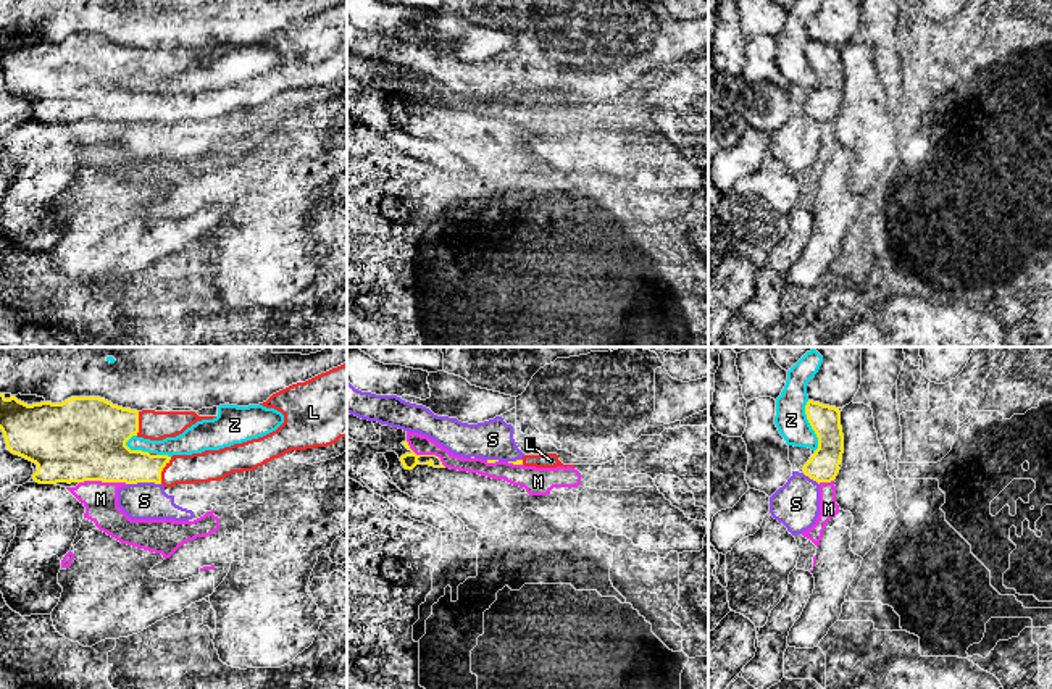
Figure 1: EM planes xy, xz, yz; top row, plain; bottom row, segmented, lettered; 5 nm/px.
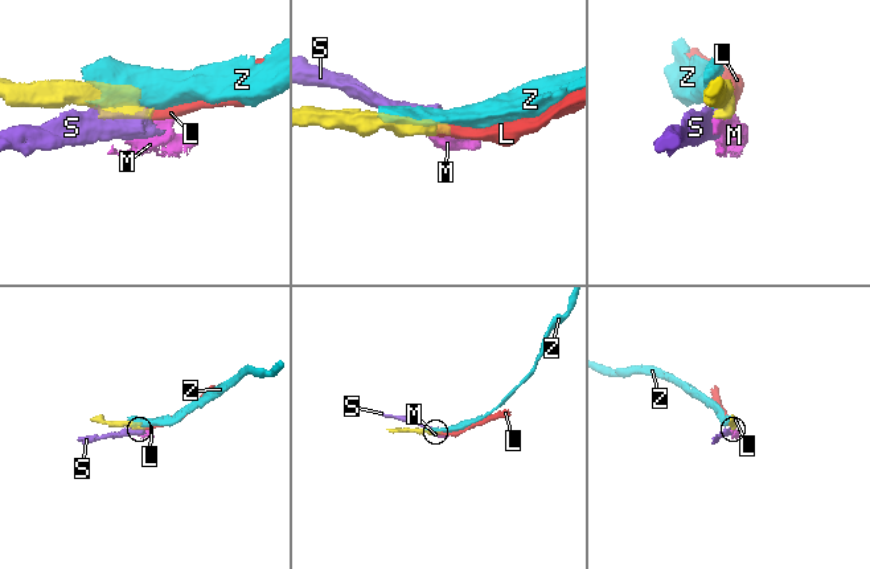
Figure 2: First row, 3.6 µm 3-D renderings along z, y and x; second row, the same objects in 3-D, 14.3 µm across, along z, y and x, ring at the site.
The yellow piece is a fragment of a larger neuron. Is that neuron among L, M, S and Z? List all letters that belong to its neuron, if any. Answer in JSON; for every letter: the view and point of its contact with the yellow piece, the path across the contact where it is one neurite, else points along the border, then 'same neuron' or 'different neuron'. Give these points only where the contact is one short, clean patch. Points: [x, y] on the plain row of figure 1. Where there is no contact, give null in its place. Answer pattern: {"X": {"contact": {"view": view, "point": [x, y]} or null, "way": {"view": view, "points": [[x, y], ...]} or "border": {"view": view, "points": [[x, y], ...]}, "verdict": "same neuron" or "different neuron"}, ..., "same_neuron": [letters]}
{"L": {"contact": {"view": "xy", "point": [162, 108]}, "way": {"view": "xy", "points": [[113, 100], [162, 108], [191, 108], [212, 104]]}, "verdict": "same neuron"}, "M": {"contact": {"view": "xy", "point": [104, 120]}, "verdict": "different neuron"}, "S": {"contact": {"view": "xy", "point": [144, 120]}, "border": {"view": "xy", "points": [[160, 121], [128, 123]]}, "verdict": "different neuron"}, "Z": {"contact": {"view": "yz", "point": [810, 63]}, "verdict": "different neuron"}, "same_neuron": ["L"]}

